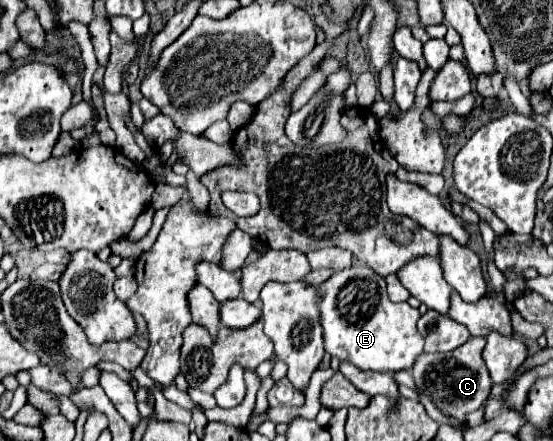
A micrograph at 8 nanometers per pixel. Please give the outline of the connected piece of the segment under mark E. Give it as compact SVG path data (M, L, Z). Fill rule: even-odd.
M351 266L335 272L317 288L317 296L327 354L347 360L361 370L395 372L409 370L423 352L423 336L415 328L421 316L419 310L411 308L407 302L391 302L385 278L371 268Z

